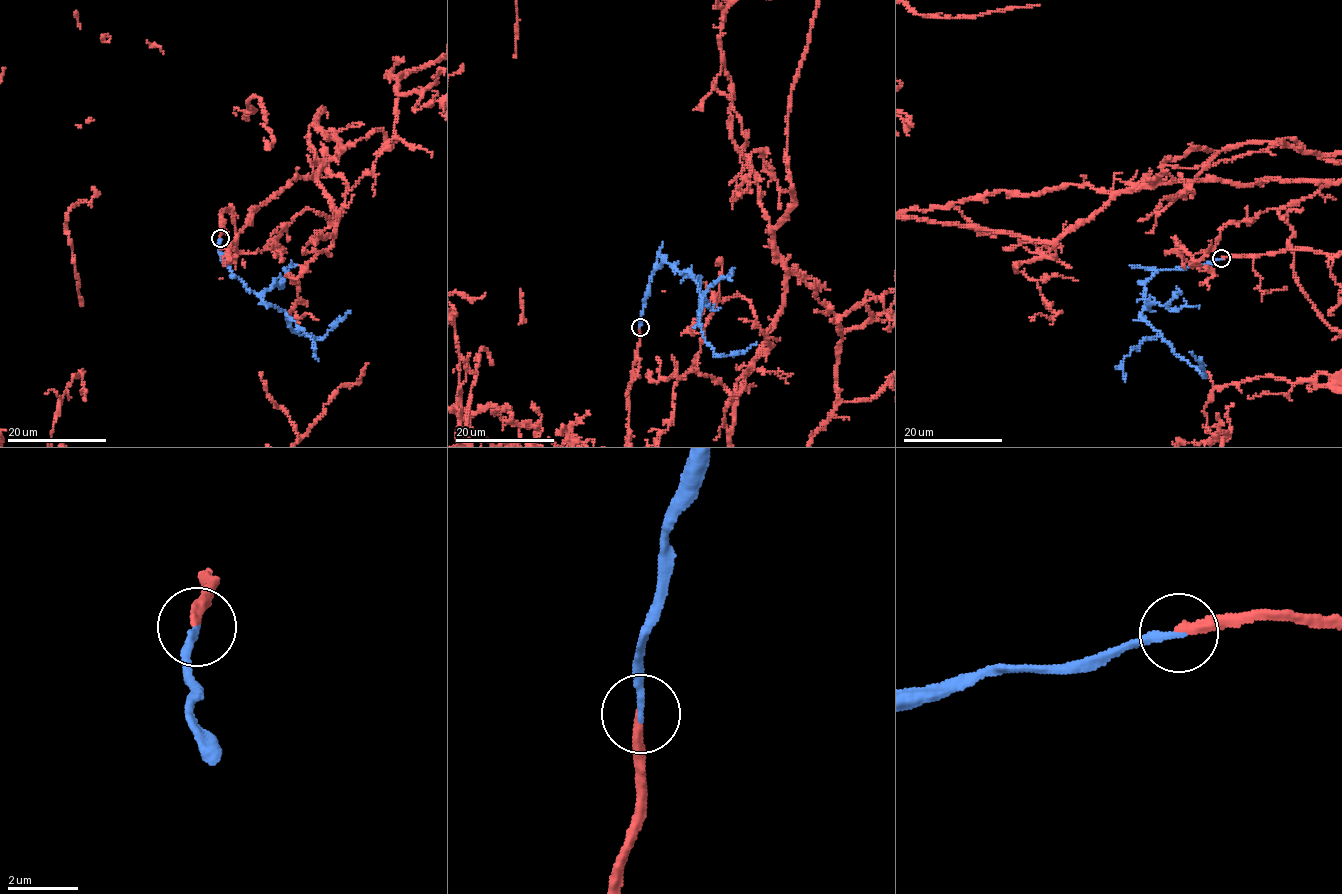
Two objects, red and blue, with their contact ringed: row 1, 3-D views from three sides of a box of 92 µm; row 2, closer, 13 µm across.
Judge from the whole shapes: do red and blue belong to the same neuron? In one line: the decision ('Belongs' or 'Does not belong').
Belongs

